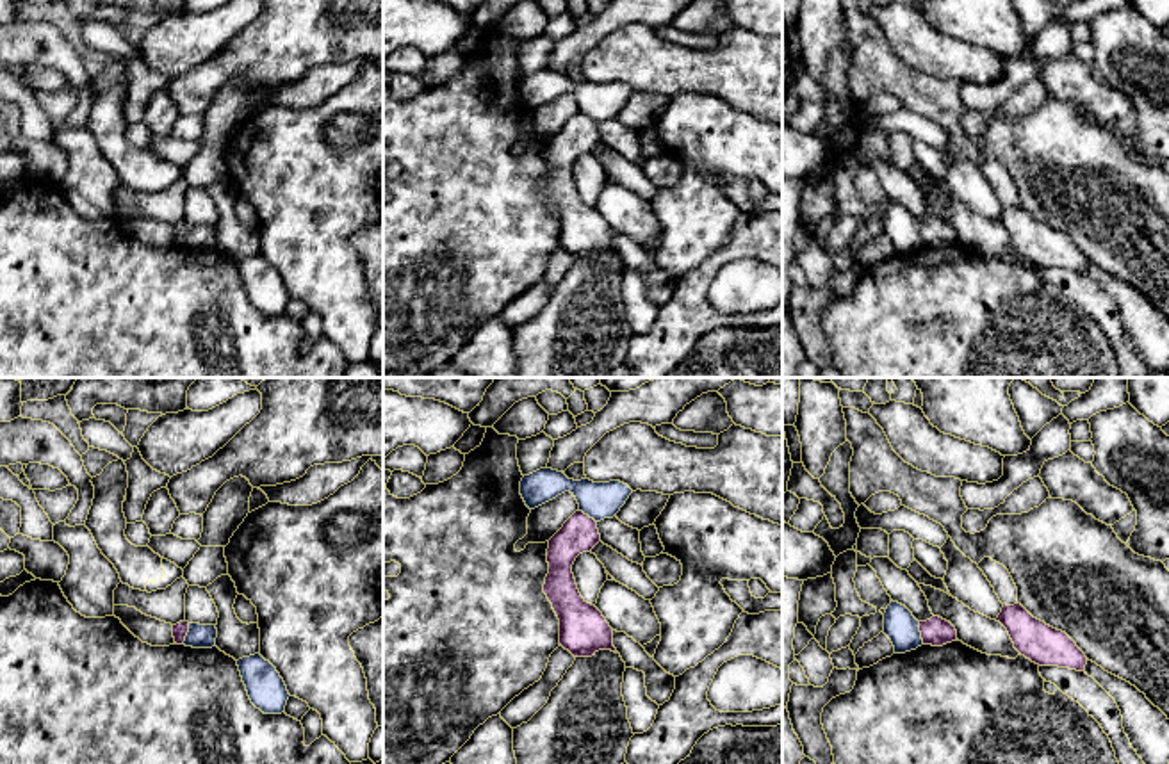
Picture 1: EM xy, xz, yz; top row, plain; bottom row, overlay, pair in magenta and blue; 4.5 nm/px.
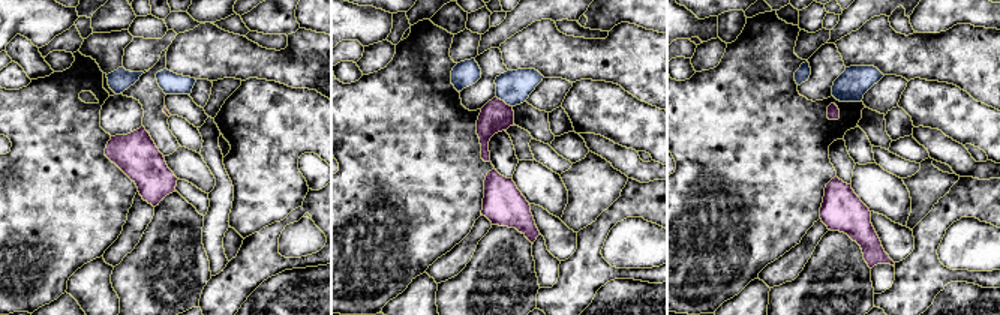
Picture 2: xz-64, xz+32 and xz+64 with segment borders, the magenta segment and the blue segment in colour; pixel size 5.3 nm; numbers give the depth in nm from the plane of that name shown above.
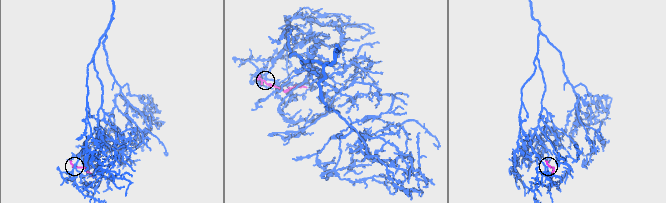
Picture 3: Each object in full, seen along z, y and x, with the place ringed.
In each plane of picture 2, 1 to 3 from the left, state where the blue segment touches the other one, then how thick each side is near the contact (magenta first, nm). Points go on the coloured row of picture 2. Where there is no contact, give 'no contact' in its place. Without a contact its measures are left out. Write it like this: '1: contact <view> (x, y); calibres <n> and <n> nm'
1: no contact
2: contact xz+32 (502, 101); calibres 170 and 180 nm
3: no contact

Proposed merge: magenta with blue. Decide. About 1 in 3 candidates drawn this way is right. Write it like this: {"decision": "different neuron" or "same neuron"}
{"decision": "different neuron"}

